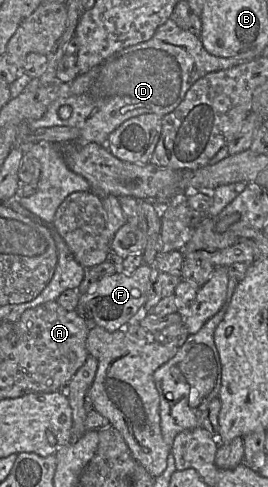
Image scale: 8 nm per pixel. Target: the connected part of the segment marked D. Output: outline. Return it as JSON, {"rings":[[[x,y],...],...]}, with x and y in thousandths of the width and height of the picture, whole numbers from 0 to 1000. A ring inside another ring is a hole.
{"rings":[[[631,37],[552,84],[433,107],[325,150],[246,168],[261,175],[261,193],[201,205],[168,234],[108,257],[127,267],[276,261],[299,269],[284,294],[351,292],[396,300],[410,273],[470,246],[556,232],[608,240],[664,220],[716,172],[750,158],[925,125],[776,109],[739,76]],[[239,218],[269,224],[250,244],[220,236],[220,224]]]}

